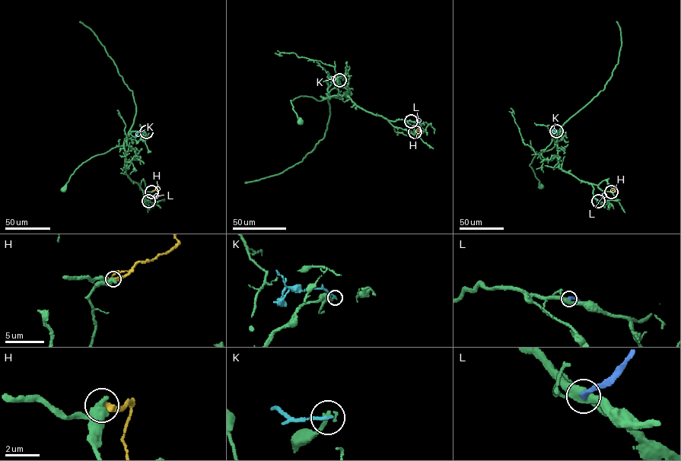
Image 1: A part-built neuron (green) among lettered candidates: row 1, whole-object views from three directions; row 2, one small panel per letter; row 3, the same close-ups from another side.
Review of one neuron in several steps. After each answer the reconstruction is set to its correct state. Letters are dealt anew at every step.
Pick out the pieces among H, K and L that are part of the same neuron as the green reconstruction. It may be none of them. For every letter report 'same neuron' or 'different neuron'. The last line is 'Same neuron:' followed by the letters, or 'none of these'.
H: same neuron
K: different neuron
L: different neuron
Same neuron: H

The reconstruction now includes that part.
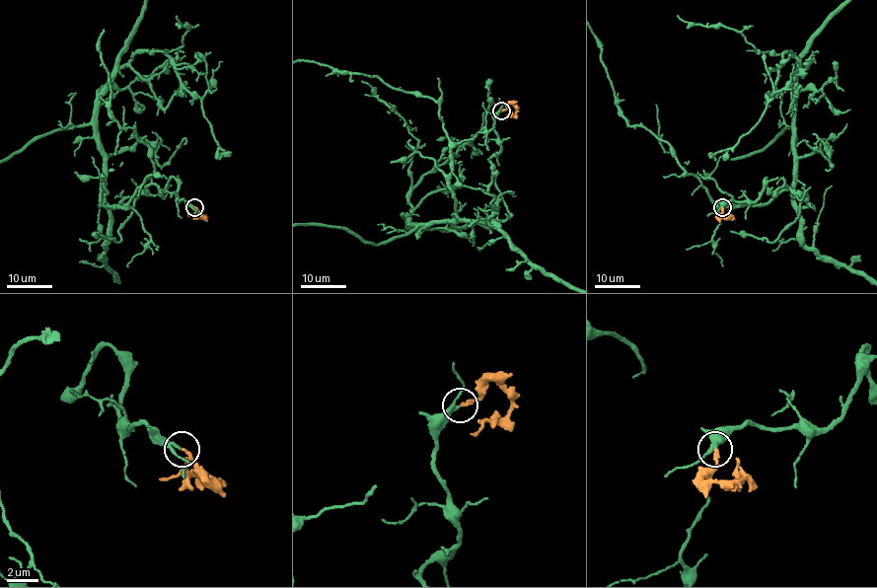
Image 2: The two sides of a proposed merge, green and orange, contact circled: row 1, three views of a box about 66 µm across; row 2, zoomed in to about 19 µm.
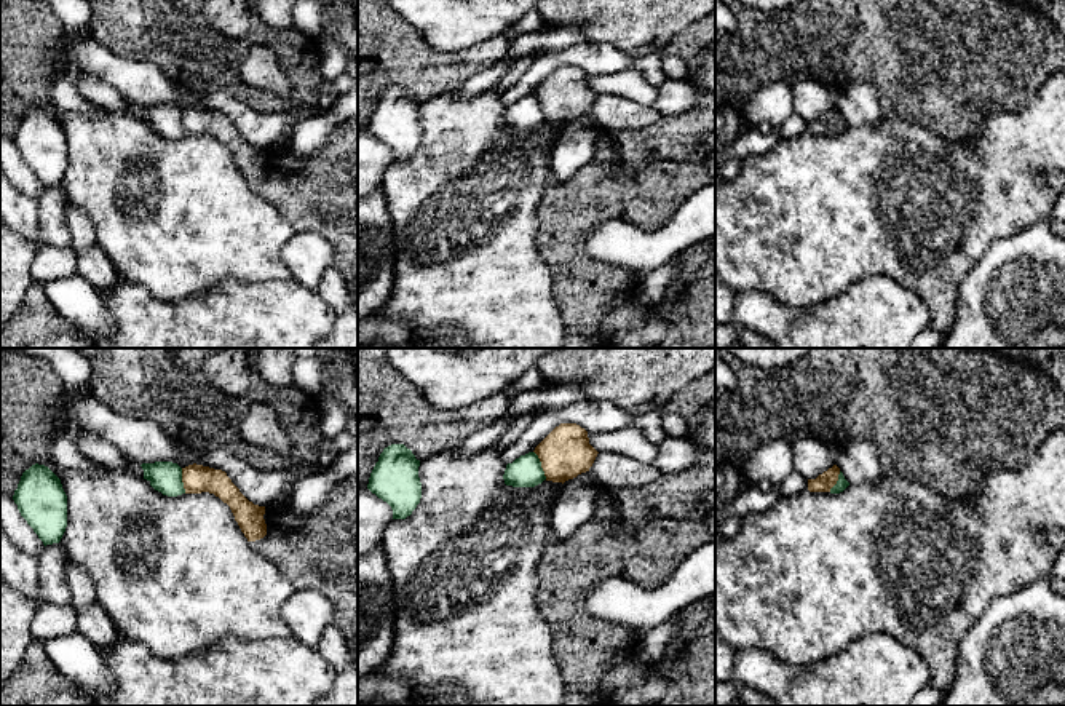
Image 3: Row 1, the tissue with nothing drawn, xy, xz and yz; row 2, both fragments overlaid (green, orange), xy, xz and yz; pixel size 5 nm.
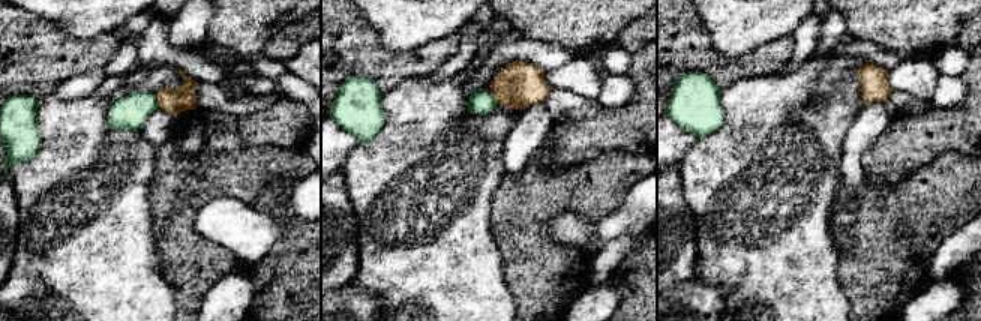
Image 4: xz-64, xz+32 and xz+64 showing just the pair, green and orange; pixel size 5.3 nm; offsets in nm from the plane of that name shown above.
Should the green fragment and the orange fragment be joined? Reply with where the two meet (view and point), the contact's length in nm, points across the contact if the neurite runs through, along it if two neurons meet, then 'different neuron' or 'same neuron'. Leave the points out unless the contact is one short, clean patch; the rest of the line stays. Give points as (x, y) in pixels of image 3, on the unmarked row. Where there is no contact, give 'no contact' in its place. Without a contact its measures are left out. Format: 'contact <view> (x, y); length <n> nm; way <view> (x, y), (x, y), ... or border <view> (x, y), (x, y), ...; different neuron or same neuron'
contact xz (540, 107); length 160 nm; border xz (534, 93), (546, 120); different neuron

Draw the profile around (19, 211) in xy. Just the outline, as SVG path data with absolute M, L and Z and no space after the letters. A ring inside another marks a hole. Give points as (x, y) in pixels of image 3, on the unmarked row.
M2 169L0 219L19 236L38 244L38 200L22 193Z

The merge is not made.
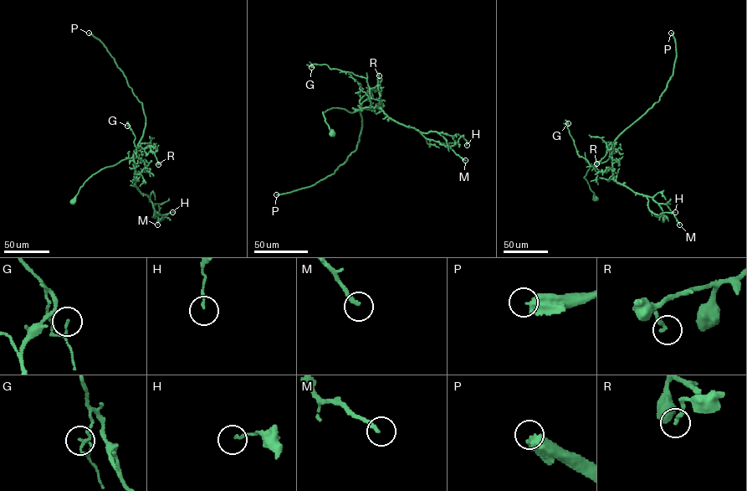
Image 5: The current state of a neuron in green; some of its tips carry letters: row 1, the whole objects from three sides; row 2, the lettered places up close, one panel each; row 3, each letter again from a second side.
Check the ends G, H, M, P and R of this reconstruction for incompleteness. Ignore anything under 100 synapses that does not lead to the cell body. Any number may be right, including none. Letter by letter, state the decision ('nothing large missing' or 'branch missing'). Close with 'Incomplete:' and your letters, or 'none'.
G: nothing large missing
H: nothing large missing
M: nothing large missing
P: branch missing
R: nothing large missing
Incomplete: P

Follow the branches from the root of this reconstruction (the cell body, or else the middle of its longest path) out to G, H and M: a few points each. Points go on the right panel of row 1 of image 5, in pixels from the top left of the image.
G: (595, 198), (584, 178), (590, 167), (612, 157), (611, 168), (596, 173), (579, 156), (568, 123)
H: (595, 198), (584, 178), (590, 167), (611, 156), (614, 180), (646, 196), (652, 212), (658, 215), (675, 212)
M: (595, 198), (584, 178), (590, 167), (611, 156), (614, 180), (666, 204), (679, 224)

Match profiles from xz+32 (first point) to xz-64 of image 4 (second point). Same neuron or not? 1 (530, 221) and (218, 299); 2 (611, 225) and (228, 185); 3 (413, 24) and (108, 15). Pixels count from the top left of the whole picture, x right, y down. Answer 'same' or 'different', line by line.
1: different
2: different
3: same

